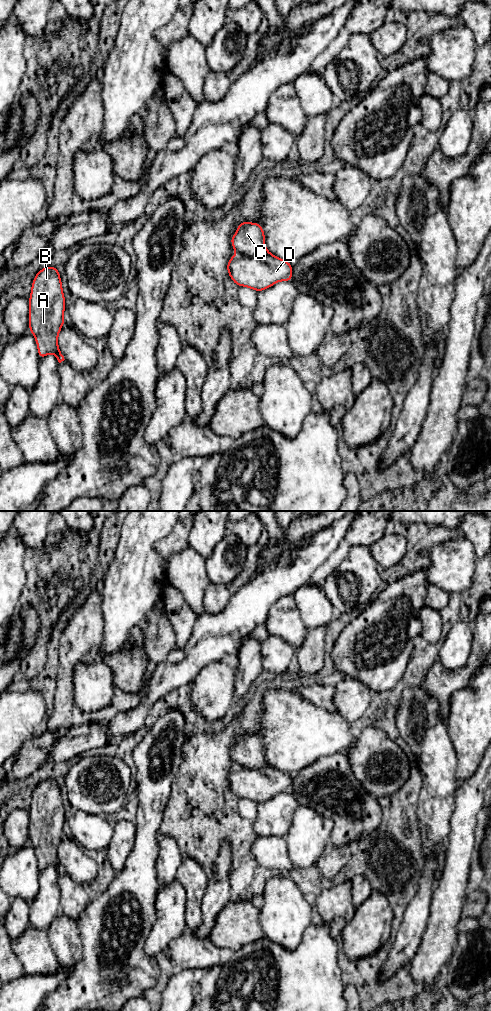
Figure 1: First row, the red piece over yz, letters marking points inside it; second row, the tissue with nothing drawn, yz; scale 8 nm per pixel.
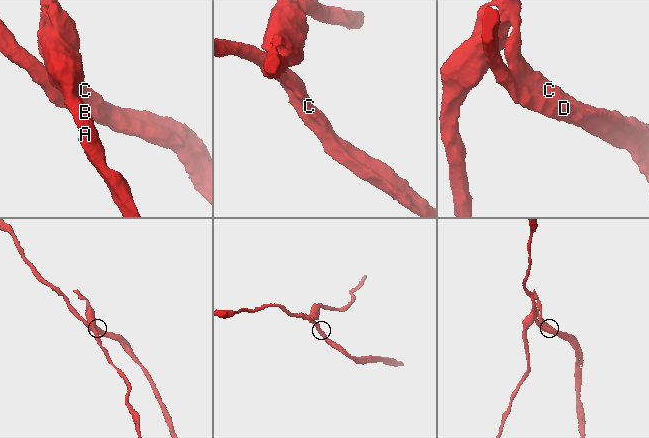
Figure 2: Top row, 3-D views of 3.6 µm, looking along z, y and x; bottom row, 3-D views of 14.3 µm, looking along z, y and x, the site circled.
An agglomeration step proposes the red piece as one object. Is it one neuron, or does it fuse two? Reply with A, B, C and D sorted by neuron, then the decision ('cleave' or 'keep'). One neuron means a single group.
A B C D | keep

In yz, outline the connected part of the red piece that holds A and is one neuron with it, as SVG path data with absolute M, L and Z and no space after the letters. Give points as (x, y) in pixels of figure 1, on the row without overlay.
M56 779L42 780L34 789L29 810L29 842L35 849L39 870L42 871L49 865L53 865L58 874L64 873L58 860L58 847L64 837L65 809L62 802L62 794Z

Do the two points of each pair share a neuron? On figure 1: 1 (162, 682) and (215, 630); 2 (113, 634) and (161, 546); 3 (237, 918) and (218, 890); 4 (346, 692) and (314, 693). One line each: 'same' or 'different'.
1: same
2: different
3: different
4: different

